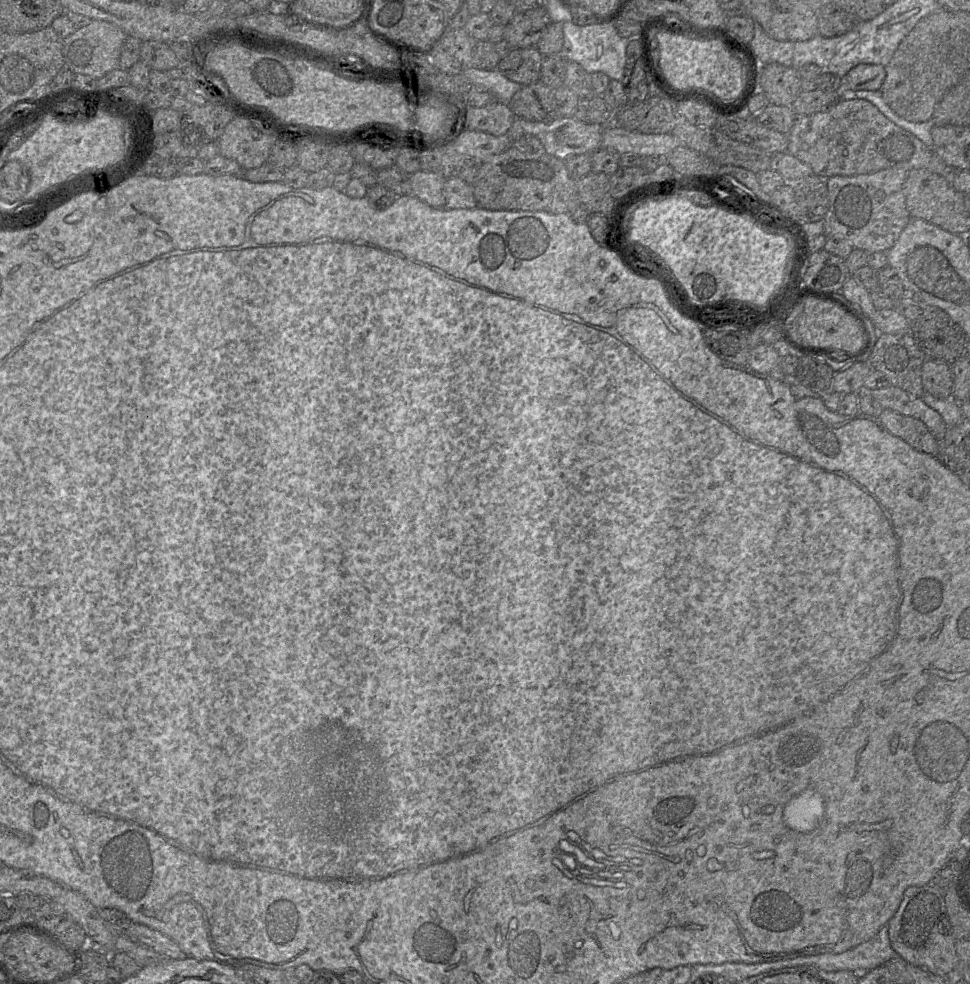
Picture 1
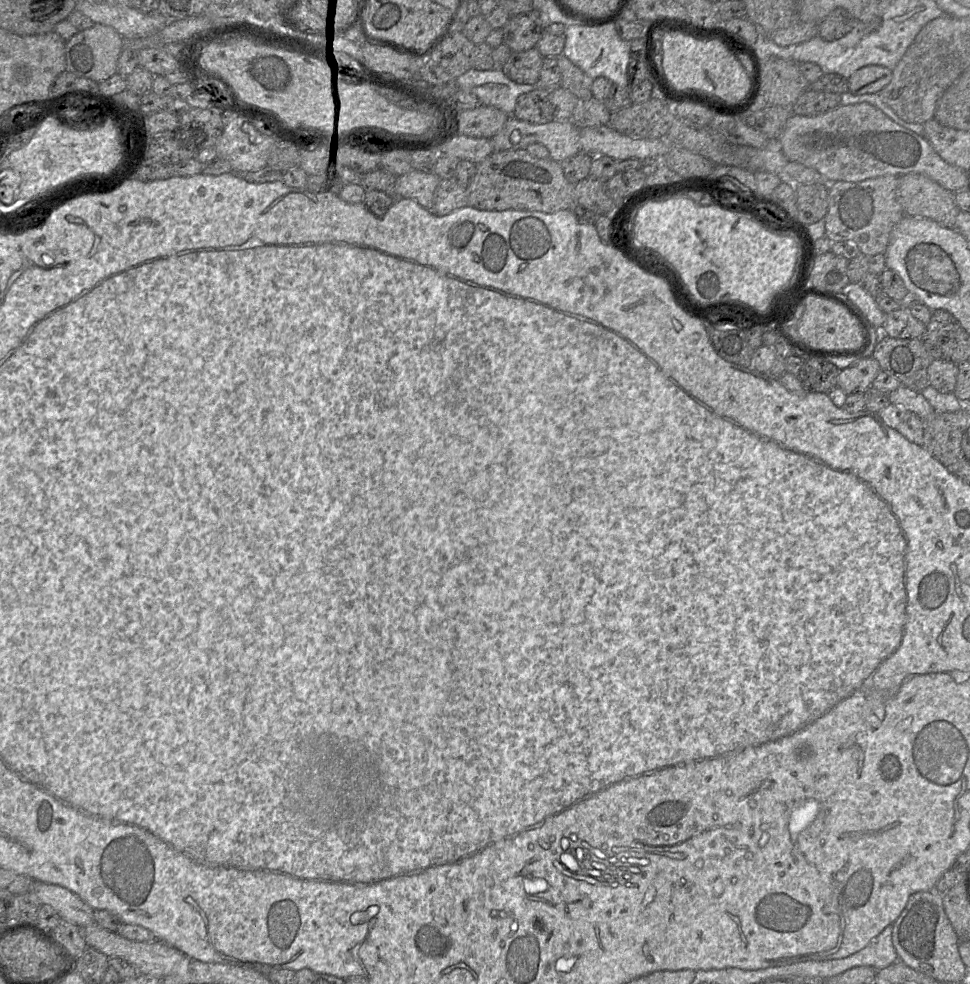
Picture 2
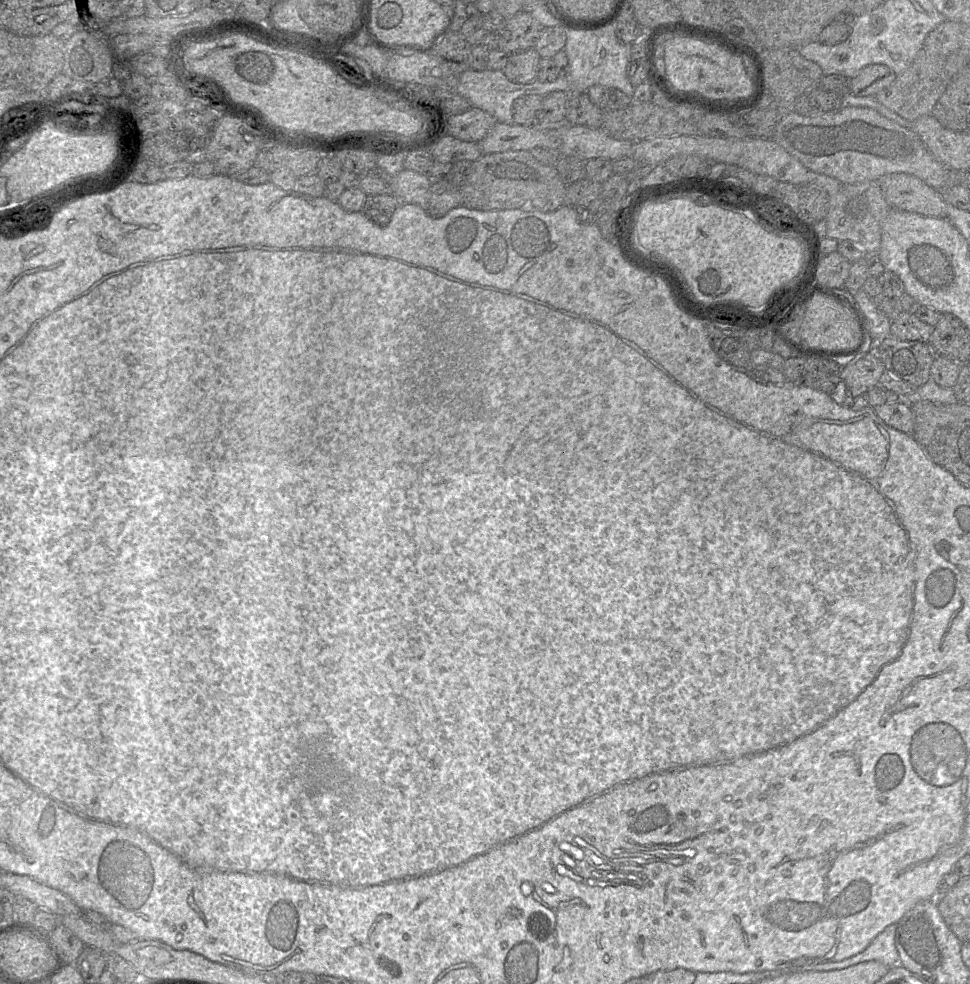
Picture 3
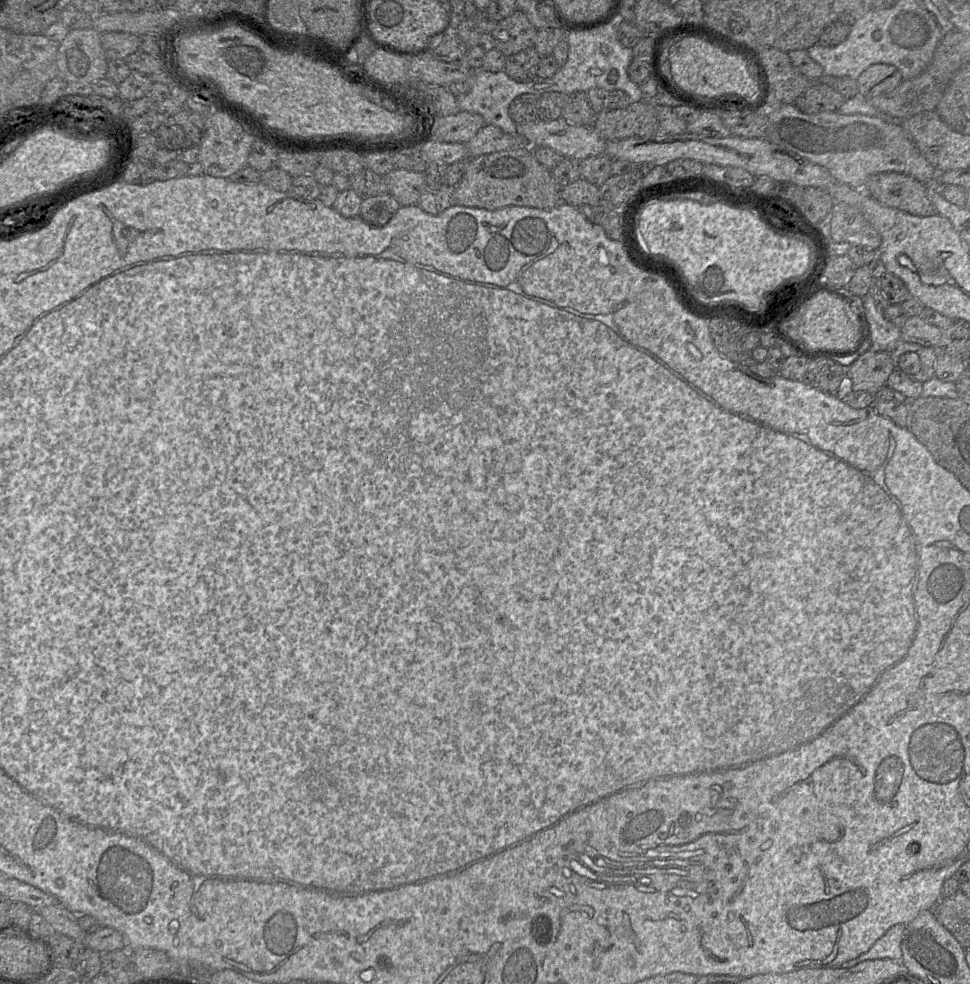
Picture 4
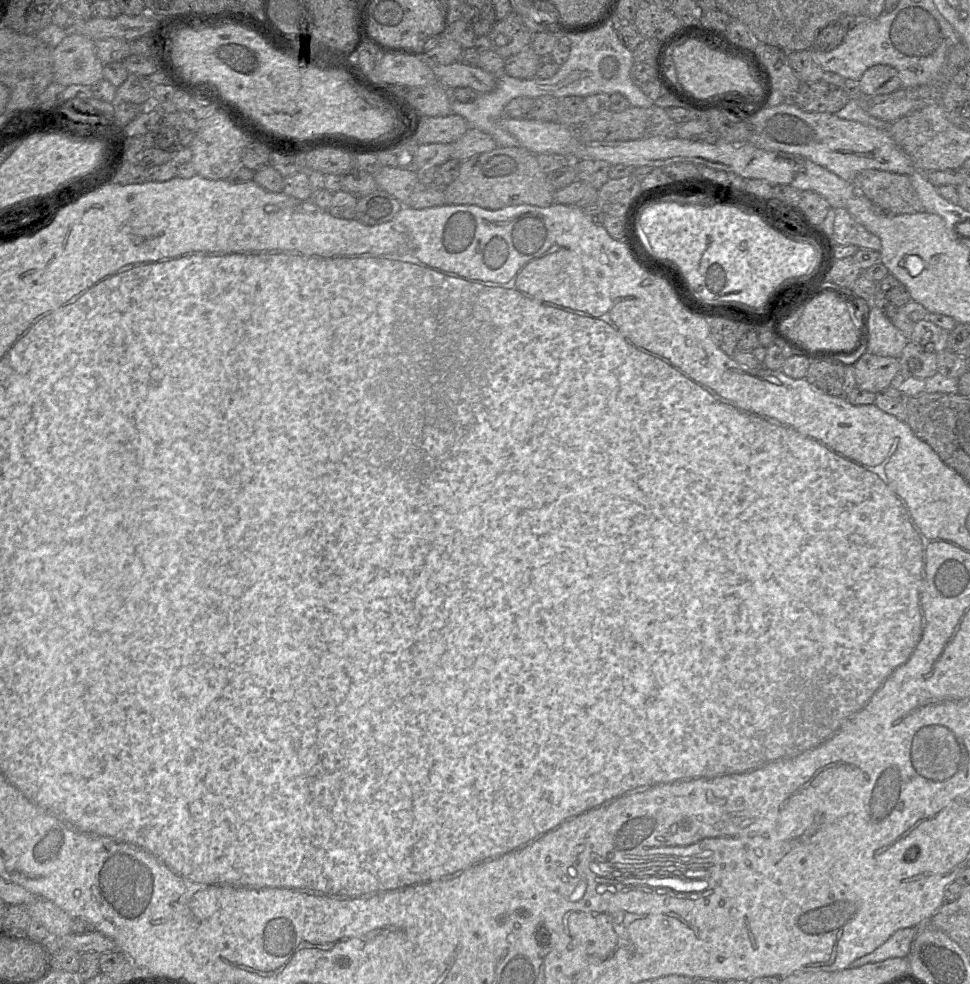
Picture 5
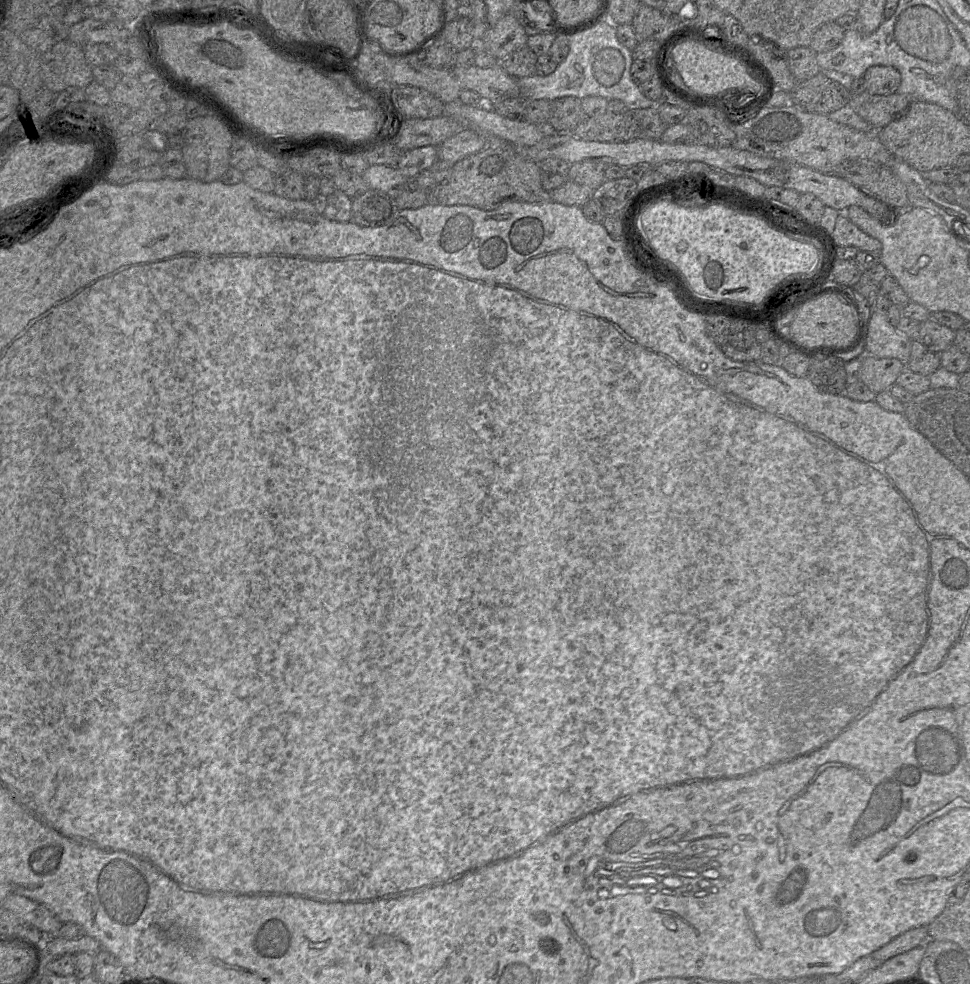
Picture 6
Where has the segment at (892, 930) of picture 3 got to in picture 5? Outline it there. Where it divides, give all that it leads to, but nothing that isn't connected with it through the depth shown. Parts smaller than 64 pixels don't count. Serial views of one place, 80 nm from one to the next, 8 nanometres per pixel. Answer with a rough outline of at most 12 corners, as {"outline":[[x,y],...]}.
{"outline":[[916,927],[895,931],[875,950],[848,967],[907,957]]}

